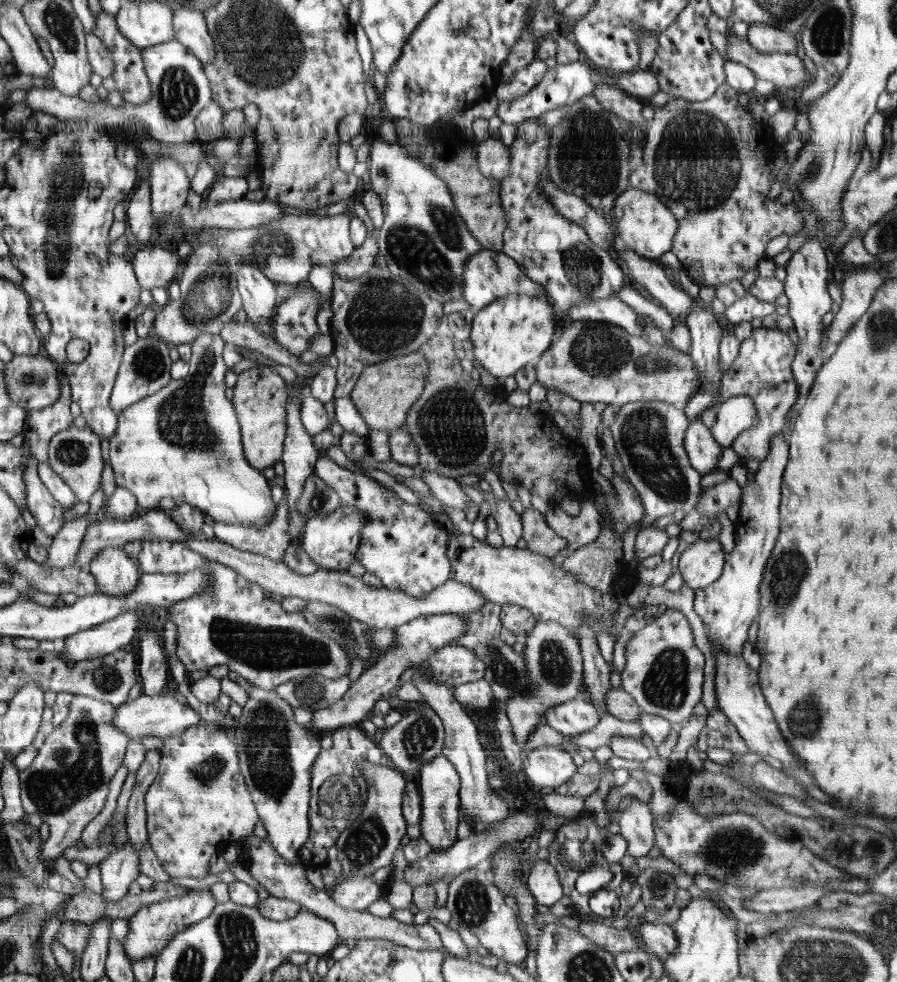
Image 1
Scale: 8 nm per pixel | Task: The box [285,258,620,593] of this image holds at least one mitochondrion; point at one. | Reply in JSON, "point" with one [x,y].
{"point":[384,315]}

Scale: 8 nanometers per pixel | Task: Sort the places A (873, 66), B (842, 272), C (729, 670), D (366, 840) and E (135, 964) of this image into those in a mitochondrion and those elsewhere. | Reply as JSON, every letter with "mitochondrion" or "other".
{"A":"other","B":"other","C":"other","D":"mitochondrion","E":"other"}

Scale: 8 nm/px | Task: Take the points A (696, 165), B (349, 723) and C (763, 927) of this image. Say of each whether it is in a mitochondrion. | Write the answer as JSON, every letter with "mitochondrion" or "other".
{"A":"mitochondrion","B":"other","C":"other"}

